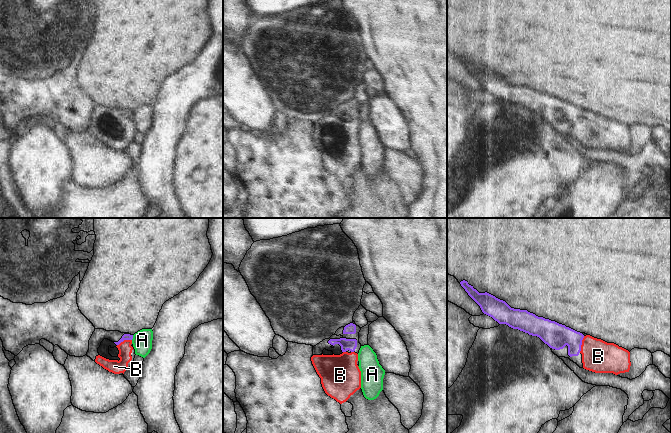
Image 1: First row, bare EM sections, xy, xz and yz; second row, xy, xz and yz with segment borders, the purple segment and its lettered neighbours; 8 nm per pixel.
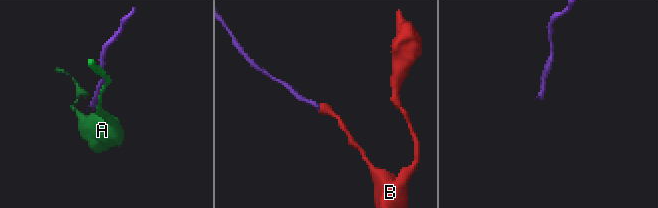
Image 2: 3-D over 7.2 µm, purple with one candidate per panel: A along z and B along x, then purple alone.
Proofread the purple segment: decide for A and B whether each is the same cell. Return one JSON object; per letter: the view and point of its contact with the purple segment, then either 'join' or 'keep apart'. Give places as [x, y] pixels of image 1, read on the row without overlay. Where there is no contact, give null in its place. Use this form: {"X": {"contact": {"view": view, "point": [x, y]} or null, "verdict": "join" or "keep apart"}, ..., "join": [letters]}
{"A": {"contact": {"view": "xy", "point": [132, 113]}, "verdict": "keep apart"}, "B": {"contact": {"view": "yz", "point": [581, 120]}, "verdict": "join"}, "join": ["B"]}

